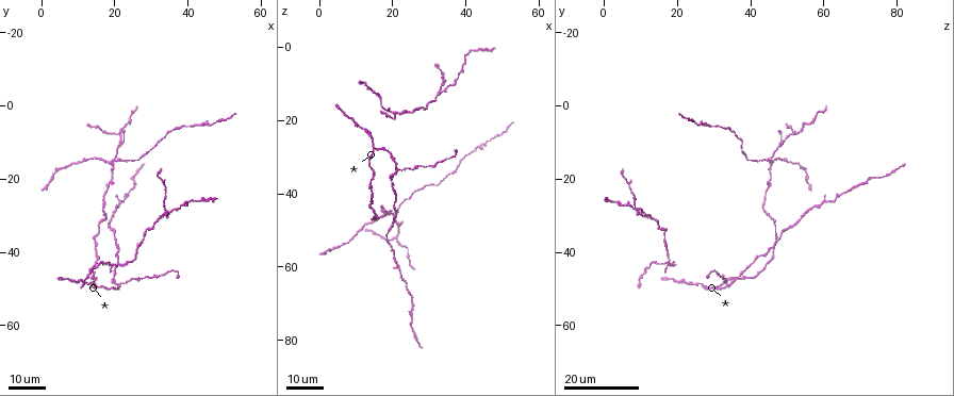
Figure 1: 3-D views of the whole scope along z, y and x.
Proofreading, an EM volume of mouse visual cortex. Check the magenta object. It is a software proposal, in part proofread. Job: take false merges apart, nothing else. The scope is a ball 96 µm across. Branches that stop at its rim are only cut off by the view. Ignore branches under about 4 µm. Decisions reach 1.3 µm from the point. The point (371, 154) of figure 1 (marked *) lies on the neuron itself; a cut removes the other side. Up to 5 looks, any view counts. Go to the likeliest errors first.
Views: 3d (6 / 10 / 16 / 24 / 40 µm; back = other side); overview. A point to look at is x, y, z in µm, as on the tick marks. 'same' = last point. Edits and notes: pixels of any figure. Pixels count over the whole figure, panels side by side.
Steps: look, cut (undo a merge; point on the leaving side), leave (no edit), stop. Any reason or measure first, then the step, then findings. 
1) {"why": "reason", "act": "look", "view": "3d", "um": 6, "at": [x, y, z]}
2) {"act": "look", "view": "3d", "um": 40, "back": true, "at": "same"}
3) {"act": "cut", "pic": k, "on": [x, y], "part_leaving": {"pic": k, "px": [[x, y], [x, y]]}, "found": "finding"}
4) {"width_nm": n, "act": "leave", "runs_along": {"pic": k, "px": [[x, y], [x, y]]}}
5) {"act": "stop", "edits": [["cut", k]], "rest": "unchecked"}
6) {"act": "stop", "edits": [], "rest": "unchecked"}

{"why": "two arms in line, one across", "act": "look", "view": "3d", "um": 24, "at": [20.5, 14.0, 45.0]}

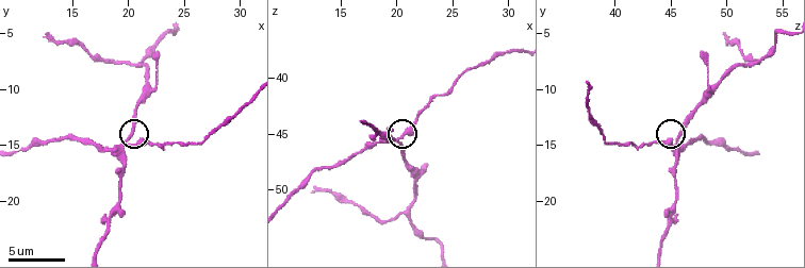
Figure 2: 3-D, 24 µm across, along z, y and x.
{"act": "look", "view": "3d", "um": 10, "at": [19.8, 14.4, 45.6]}

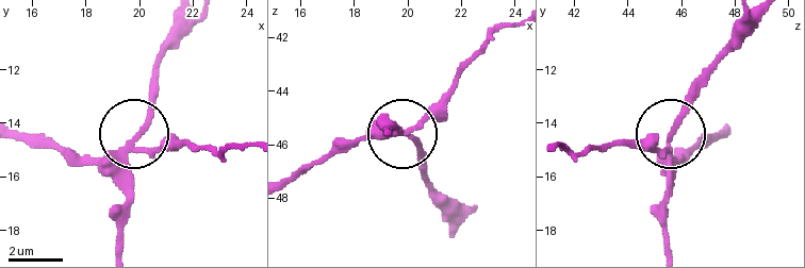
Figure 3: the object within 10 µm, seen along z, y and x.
{"act": "cut", "pic": 3, "on": [167, 137], "part_leaving": {"pic": 3, "px": [[133, 146], [248, 146]]}, "found": "a second neuron is stuck on"}

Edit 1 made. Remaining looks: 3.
{"act": "look", "view": "overview"}

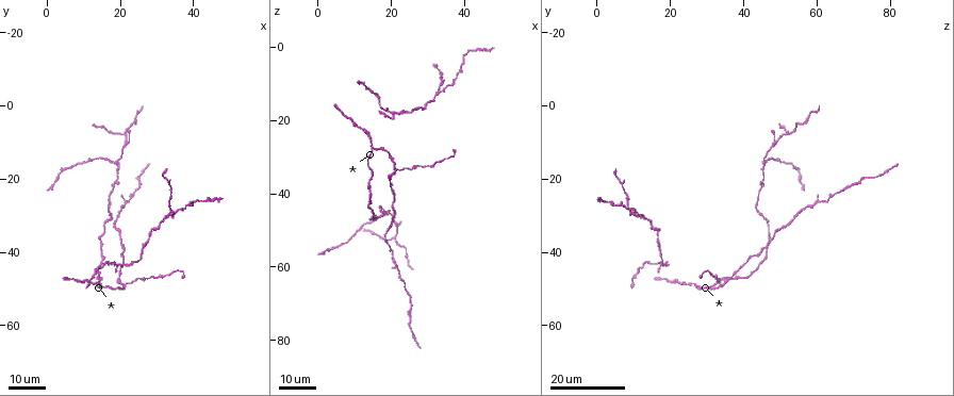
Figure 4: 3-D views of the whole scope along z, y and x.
{"act": "look", "view": "3d", "um": 16, "at": [21.0, 8.0, 52.0]}

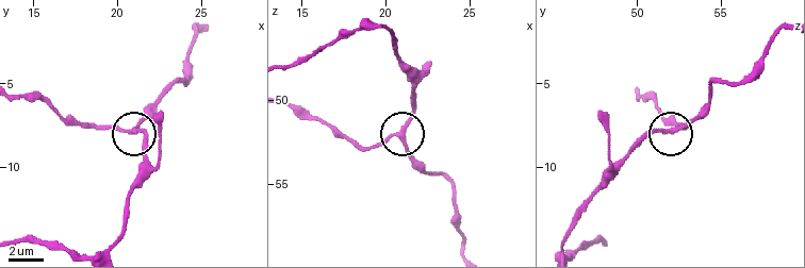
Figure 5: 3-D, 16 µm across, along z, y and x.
{"act": "look", "view": "3d", "um": 10, "at": [20.8, 7.8, 52.1]}

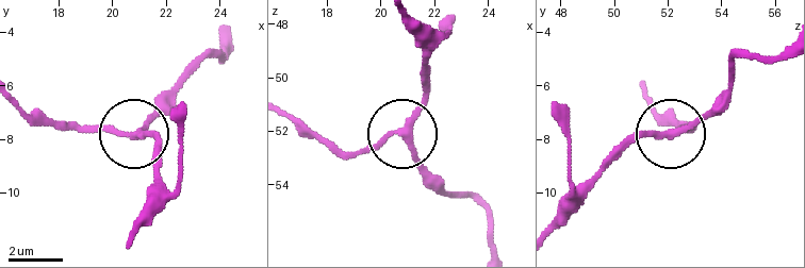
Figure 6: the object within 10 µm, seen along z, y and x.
{"width_nm": 220, "act": "leave", "found": "continuous, no second neuron"}

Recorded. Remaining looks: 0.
{"act": "stop", "edits": [["cut", 3]], "rest": "unchecked"}

